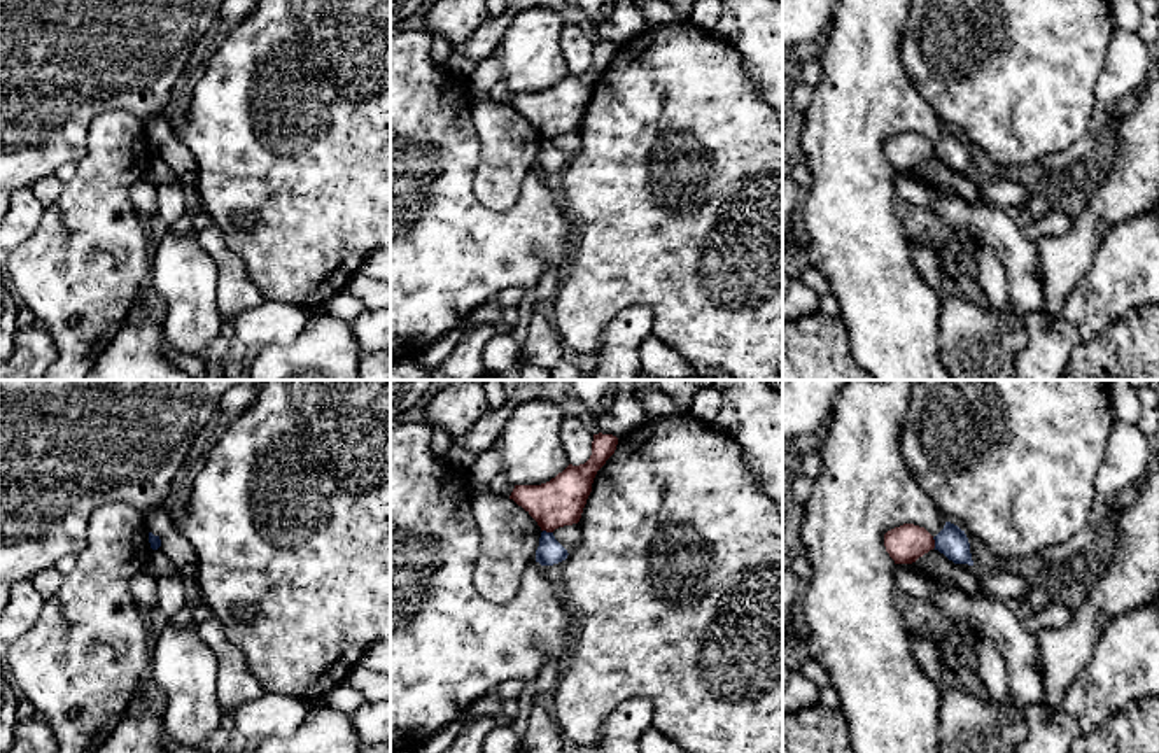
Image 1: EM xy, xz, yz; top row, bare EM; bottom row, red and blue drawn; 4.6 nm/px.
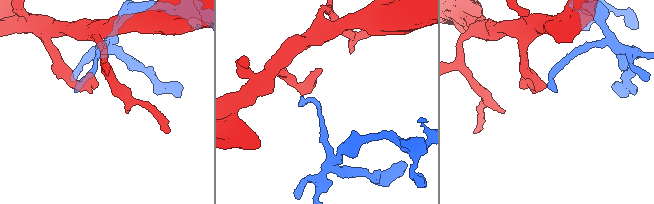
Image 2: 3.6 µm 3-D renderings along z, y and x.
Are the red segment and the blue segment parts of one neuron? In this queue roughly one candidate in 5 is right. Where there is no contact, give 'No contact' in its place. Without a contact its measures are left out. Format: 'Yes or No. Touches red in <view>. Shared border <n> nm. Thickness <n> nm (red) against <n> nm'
No. Touches red in xz. Shared border 50 nm. Thickness 220 nm (red) against 120 nm

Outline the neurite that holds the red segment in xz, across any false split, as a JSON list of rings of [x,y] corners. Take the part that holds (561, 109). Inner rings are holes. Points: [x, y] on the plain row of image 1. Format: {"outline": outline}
{"outline": [[[594,42],[592,63],[585,72],[569,72],[562,81],[541,93],[515,93],[509,107],[522,114],[541,135],[553,140],[578,131],[592,100],[597,79],[615,61],[618,46]]]}

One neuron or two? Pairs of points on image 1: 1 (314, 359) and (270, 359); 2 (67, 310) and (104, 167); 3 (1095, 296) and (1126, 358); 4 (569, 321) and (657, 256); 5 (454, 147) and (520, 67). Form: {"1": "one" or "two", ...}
{"1": "one", "2": "one", "3": "two", "4": "one", "5": "two"}

